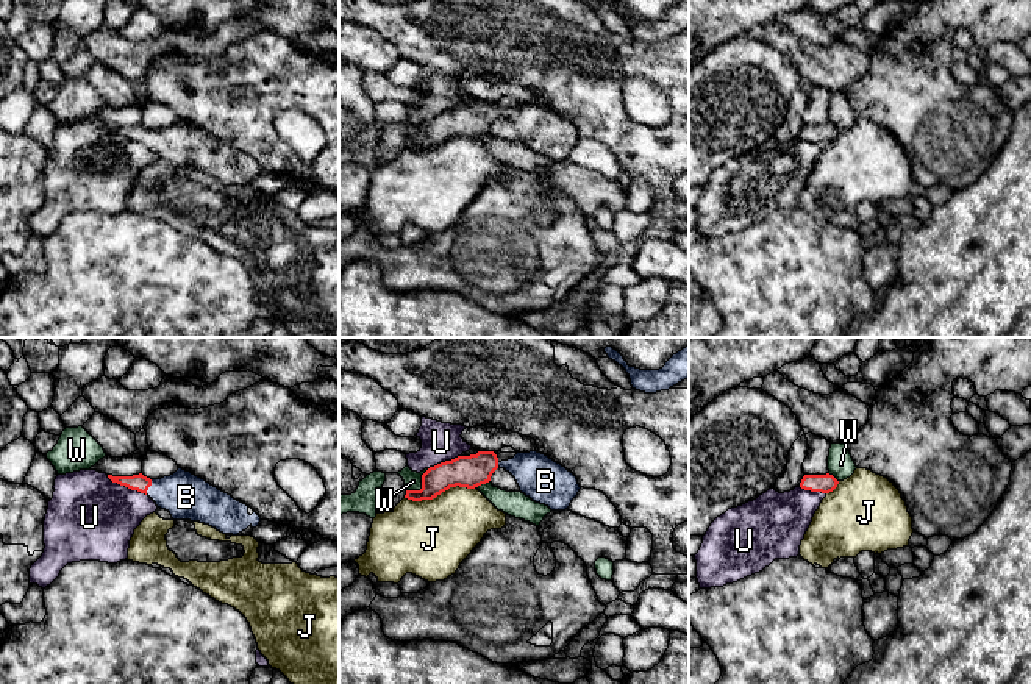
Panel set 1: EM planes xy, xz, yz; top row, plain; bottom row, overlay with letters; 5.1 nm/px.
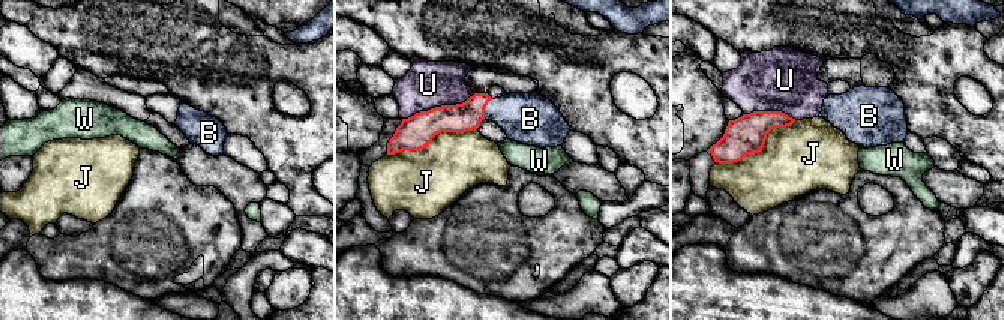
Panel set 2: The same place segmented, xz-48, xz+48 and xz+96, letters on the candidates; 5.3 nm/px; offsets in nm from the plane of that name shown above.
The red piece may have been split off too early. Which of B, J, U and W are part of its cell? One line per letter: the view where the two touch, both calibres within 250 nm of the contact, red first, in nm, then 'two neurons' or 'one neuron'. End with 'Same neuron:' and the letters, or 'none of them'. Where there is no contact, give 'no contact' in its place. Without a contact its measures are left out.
B: contact in xy; calibres 90 and 240 nm; one neuron
J: contact in xz; calibres 160 and 400 nm; two neurons
U: contact in xy; calibres 90 and 440 nm; two neurons
W: contact in xz; calibres 160 and 100 nm; two neurons
Same neuron: B

